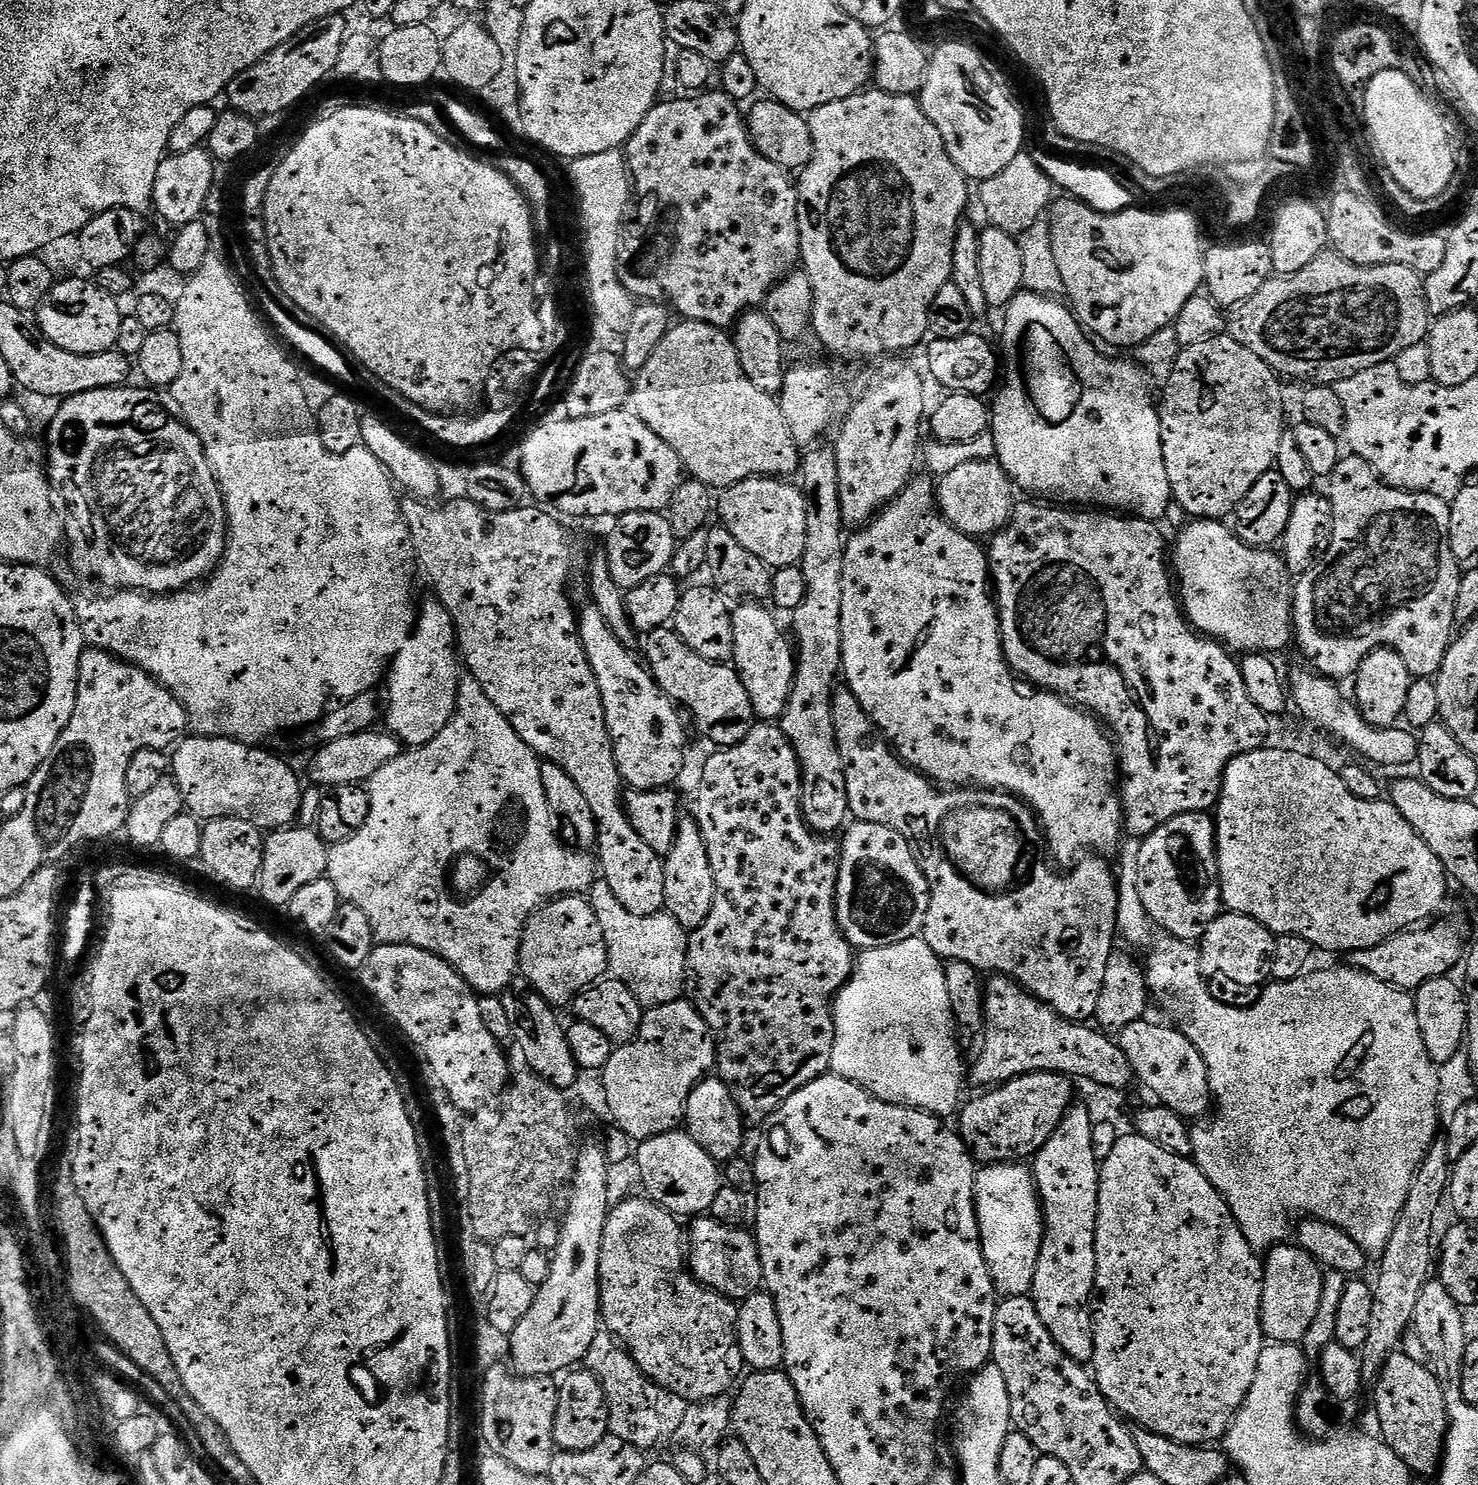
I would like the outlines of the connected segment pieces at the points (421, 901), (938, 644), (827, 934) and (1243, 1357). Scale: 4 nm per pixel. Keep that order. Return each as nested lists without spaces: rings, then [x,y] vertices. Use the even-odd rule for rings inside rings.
[[[465,679],[462,688],[463,690],[456,695],[457,710],[452,716],[452,720],[429,744],[424,744],[421,748],[401,751],[399,756],[386,762],[386,766],[382,766],[382,770],[378,770],[367,780],[368,797],[372,799],[370,814],[363,826],[350,838],[329,847],[326,878],[338,890],[341,901],[359,906],[366,913],[366,918],[370,918],[372,939],[376,944],[409,944],[432,952],[443,958],[470,985],[473,992],[494,996],[503,993],[517,975],[520,967],[520,943],[524,937],[524,927],[528,925],[528,920],[532,917],[533,912],[545,902],[559,897],[561,894],[587,893],[597,879],[598,864],[593,857],[592,860],[588,857],[587,851],[577,850],[562,839],[557,821],[546,802],[546,790],[542,790],[542,770],[540,769],[542,761],[536,755],[536,751],[530,746],[526,746],[526,742],[522,742],[522,738],[514,730],[514,726],[510,726],[510,722],[502,713],[496,711],[490,698],[486,698],[486,690],[482,690],[482,686],[478,686],[476,680]],[[512,804],[517,804],[520,807],[520,812],[514,813],[513,816],[507,816],[504,812],[510,811]],[[474,850],[482,850],[484,854],[488,854],[486,856],[488,865],[482,867],[482,878],[476,882],[476,886],[463,888],[457,898],[445,891],[444,867],[452,864],[452,852],[474,854]]]
[[[913,478],[909,480],[908,485],[904,487],[903,492],[892,501],[891,504],[887,504],[885,508],[881,508],[867,524],[863,525],[859,530],[847,537],[844,546],[844,565],[842,566],[842,654],[840,655],[840,663],[842,665],[842,680],[846,683],[847,691],[850,691],[856,695],[858,702],[863,706],[864,713],[871,718],[873,724],[877,729],[890,741],[895,753],[904,761],[909,767],[923,772],[930,780],[934,782],[944,783],[946,786],[985,786],[993,790],[1005,790],[1019,796],[1022,800],[1026,801],[1033,812],[1038,817],[1038,823],[1046,837],[1047,847],[1050,849],[1053,857],[1061,856],[1062,859],[1068,860],[1075,852],[1080,852],[1083,848],[1092,848],[1088,850],[1100,850],[1096,848],[1112,848],[1120,840],[1120,832],[1125,831],[1126,825],[1124,822],[1124,806],[1122,803],[1122,792],[1118,787],[1118,748],[1114,743],[1113,737],[1106,731],[1105,725],[1101,723],[1099,719],[1091,711],[1085,710],[1083,707],[1077,706],[1071,699],[1065,698],[1055,692],[1049,690],[1041,690],[1027,682],[1021,683],[1019,688],[1017,677],[1014,675],[1012,667],[1008,664],[1008,659],[1004,657],[1004,643],[1000,637],[1000,613],[998,611],[998,605],[994,599],[993,593],[990,591],[990,556],[987,551],[984,552],[980,549],[981,541],[979,539],[970,537],[962,529],[956,528],[944,516],[943,512],[938,507],[938,488],[935,483],[932,484],[928,480],[919,480],[919,478]]]
[[[760,722],[752,727],[736,744],[716,750],[700,772],[700,789],[696,792],[696,813],[694,819],[700,827],[702,838],[710,858],[710,870],[714,874],[714,906],[710,914],[698,927],[691,929],[688,936],[688,957],[686,958],[686,988],[696,1009],[702,1014],[708,1028],[716,1037],[716,1063],[719,1079],[732,1089],[736,1103],[745,1117],[767,1117],[774,1102],[797,1092],[812,1080],[825,1075],[832,1066],[832,1051],[836,1041],[836,1023],[832,1010],[836,995],[852,976],[854,967],[854,945],[844,935],[836,917],[836,879],[840,873],[840,840],[829,838],[808,825],[804,818],[804,778],[800,774],[800,759],[795,746],[783,727],[776,722]]]
[[[1143,1134],[1121,1135],[1120,1141],[1110,1150],[1100,1166],[1100,1193],[1098,1194],[1098,1218],[1096,1219],[1096,1287],[1100,1309],[1094,1312],[1094,1354],[1091,1371],[1100,1392],[1121,1417],[1137,1420],[1145,1429],[1158,1432],[1180,1444],[1208,1446],[1219,1441],[1232,1425],[1236,1411],[1242,1406],[1254,1374],[1258,1370],[1258,1358],[1266,1343],[1260,1307],[1264,1289],[1264,1261],[1257,1249],[1246,1242],[1228,1201],[1206,1178],[1196,1161],[1187,1155],[1163,1148],[1158,1142]]]

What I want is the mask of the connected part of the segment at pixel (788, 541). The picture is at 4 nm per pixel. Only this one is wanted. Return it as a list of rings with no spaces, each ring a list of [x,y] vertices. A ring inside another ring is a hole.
[[[751,476],[723,489],[718,496],[718,516],[746,550],[758,554],[773,569],[799,565],[806,550],[808,498],[784,478]]]

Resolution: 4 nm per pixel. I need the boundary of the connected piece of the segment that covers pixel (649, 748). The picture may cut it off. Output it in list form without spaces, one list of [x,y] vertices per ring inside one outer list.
[[[596,603],[586,604],[585,608],[581,607],[578,612],[580,641],[586,650],[586,658],[594,670],[594,678],[600,687],[620,777],[628,788],[652,790],[675,785],[676,775],[684,764],[684,724],[676,713],[677,705],[652,679],[652,674],[647,667],[628,653],[629,645],[622,643],[614,634],[614,630],[610,630],[610,626],[606,624],[606,618],[602,616],[602,610],[598,610]]]

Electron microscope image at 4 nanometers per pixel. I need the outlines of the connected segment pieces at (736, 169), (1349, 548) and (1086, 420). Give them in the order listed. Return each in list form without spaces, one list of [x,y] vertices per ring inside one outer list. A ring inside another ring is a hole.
[[[707,90],[701,91],[699,94],[680,94],[675,98],[661,99],[650,111],[646,114],[646,118],[642,118],[642,122],[638,126],[638,130],[634,130],[634,134],[629,138],[626,145],[626,159],[628,174],[634,181],[634,208],[636,206],[636,213],[623,225],[620,233],[620,245],[617,252],[617,277],[621,280],[622,285],[632,293],[633,297],[643,298],[644,300],[658,300],[667,302],[683,319],[686,320],[701,320],[707,324],[712,324],[715,328],[723,328],[725,330],[731,329],[736,321],[744,315],[745,312],[755,309],[757,306],[763,305],[767,295],[772,291],[772,287],[776,285],[779,280],[784,279],[789,272],[793,271],[801,263],[800,259],[800,194],[797,185],[794,183],[787,171],[776,165],[766,158],[756,149],[752,142],[751,134],[746,123],[745,113],[740,113],[741,105],[734,101],[724,93],[724,91],[709,92]]]
[[[1351,454],[1345,455],[1338,462],[1338,466],[1332,472],[1330,477],[1330,483],[1332,483],[1332,492],[1330,491],[1330,499],[1332,505],[1334,506],[1334,534],[1332,535],[1332,541],[1330,546],[1326,550],[1326,554],[1320,557],[1319,560],[1313,564],[1312,568],[1308,572],[1299,573],[1298,579],[1300,580],[1297,584],[1294,584],[1294,591],[1290,596],[1290,603],[1292,605],[1292,627],[1294,629],[1294,644],[1297,644],[1300,647],[1300,652],[1309,660],[1311,667],[1315,671],[1319,672],[1321,676],[1329,677],[1337,682],[1343,681],[1343,676],[1348,676],[1348,678],[1355,677],[1356,671],[1360,668],[1360,664],[1363,663],[1364,659],[1371,654],[1375,648],[1383,648],[1385,646],[1395,649],[1396,652],[1402,654],[1402,658],[1406,662],[1408,671],[1412,673],[1413,677],[1416,678],[1432,678],[1435,677],[1436,673],[1440,671],[1442,662],[1446,658],[1448,653],[1449,646],[1452,645],[1454,639],[1454,631],[1457,627],[1456,619],[1454,618],[1454,602],[1458,602],[1458,586],[1460,585],[1460,577],[1462,575],[1462,564],[1461,561],[1457,560],[1454,550],[1450,548],[1450,518],[1452,517],[1452,510],[1449,504],[1449,501],[1445,499],[1443,495],[1437,494],[1432,490],[1423,490],[1423,491],[1413,491],[1406,488],[1392,488],[1391,485],[1384,483],[1383,480],[1377,476],[1375,469],[1363,460],[1360,456],[1353,456]]]
[[[1022,290],[1020,293],[1016,295],[1016,297],[1012,299],[1012,301],[1008,305],[1006,305],[1005,312],[1008,312],[1008,313],[1006,313],[1005,316],[1002,317],[1002,324],[1007,326],[1008,328],[1008,340],[1012,340],[1012,336],[1016,336],[1016,332],[1024,332],[1024,324],[1028,324],[1028,320],[1040,320],[1040,324],[1044,324],[1044,328],[1048,328],[1048,332],[1052,332],[1052,336],[1056,336],[1056,340],[1060,340],[1060,348],[1064,348],[1064,352],[1068,352],[1068,356],[1072,356],[1072,364],[1076,364],[1075,378],[1079,381],[1084,380],[1084,388],[1088,388],[1088,396],[1076,396],[1076,400],[1088,400],[1088,404],[1064,404],[1064,408],[1076,408],[1076,416],[1052,416],[1052,420],[1040,420],[1040,416],[1032,416],[1032,412],[1028,412],[1028,408],[1024,408],[1024,412],[1016,412],[1016,428],[1012,428],[1012,412],[1004,412],[1004,416],[1000,416],[1000,412],[990,412],[990,436],[992,440],[1000,436],[1000,447],[994,450],[995,459],[1006,470],[1008,476],[1011,477],[1017,489],[1025,488],[1025,490],[1028,492],[1037,492],[1037,494],[1040,495],[1037,497],[1052,498],[1048,496],[1057,496],[1057,498],[1060,499],[1057,501],[1067,502],[1069,505],[1072,505],[1072,506],[1099,506],[1101,509],[1104,509],[1104,510],[1119,510],[1121,513],[1124,513],[1124,514],[1131,514],[1134,516],[1138,516],[1140,517],[1141,520],[1150,520],[1153,522],[1159,521],[1161,519],[1159,516],[1164,516],[1167,514],[1168,504],[1171,505],[1173,503],[1173,498],[1172,498],[1172,487],[1170,486],[1170,478],[1166,474],[1166,462],[1164,461],[1164,455],[1162,454],[1162,426],[1160,425],[1160,410],[1159,410],[1157,401],[1155,399],[1152,401],[1152,392],[1150,389],[1148,389],[1149,373],[1145,371],[1145,369],[1141,367],[1141,365],[1137,363],[1135,359],[1133,359],[1134,361],[1111,360],[1111,358],[1108,357],[1107,354],[1105,353],[1106,351],[1101,350],[1100,348],[1092,352],[1092,348],[1088,348],[1088,343],[1093,340],[1093,337],[1089,335],[1089,333],[1085,331],[1085,329],[1082,327],[1081,321],[1078,319],[1077,313],[1073,311],[1073,309],[1069,307],[1067,303],[1064,303],[1064,304],[1059,304],[1059,302],[1056,301],[1056,298],[1053,298],[1051,295],[1048,295],[1048,294],[1045,294],[1042,292],[1031,292],[1029,290]]]

